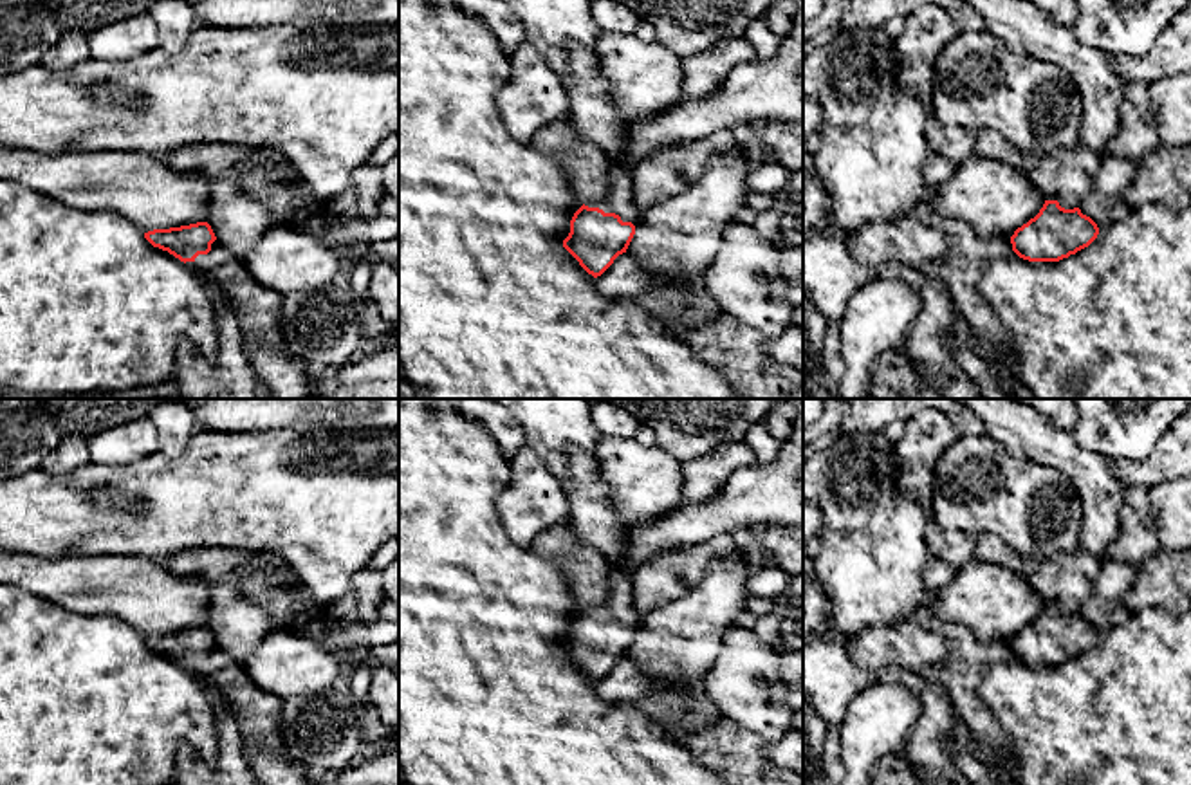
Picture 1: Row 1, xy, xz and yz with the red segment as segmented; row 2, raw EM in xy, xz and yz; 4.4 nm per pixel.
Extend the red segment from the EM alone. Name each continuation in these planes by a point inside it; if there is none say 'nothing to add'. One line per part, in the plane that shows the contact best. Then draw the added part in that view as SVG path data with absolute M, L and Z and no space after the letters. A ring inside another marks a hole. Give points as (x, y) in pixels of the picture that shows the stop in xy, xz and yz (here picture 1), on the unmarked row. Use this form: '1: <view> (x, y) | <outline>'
1: xz (619, 603) | M624 568L610 570L608 597L601 605L585 610L615 617L623 626L632 626L635 632L644 624L644 619L641 619L633 608L630 572Z

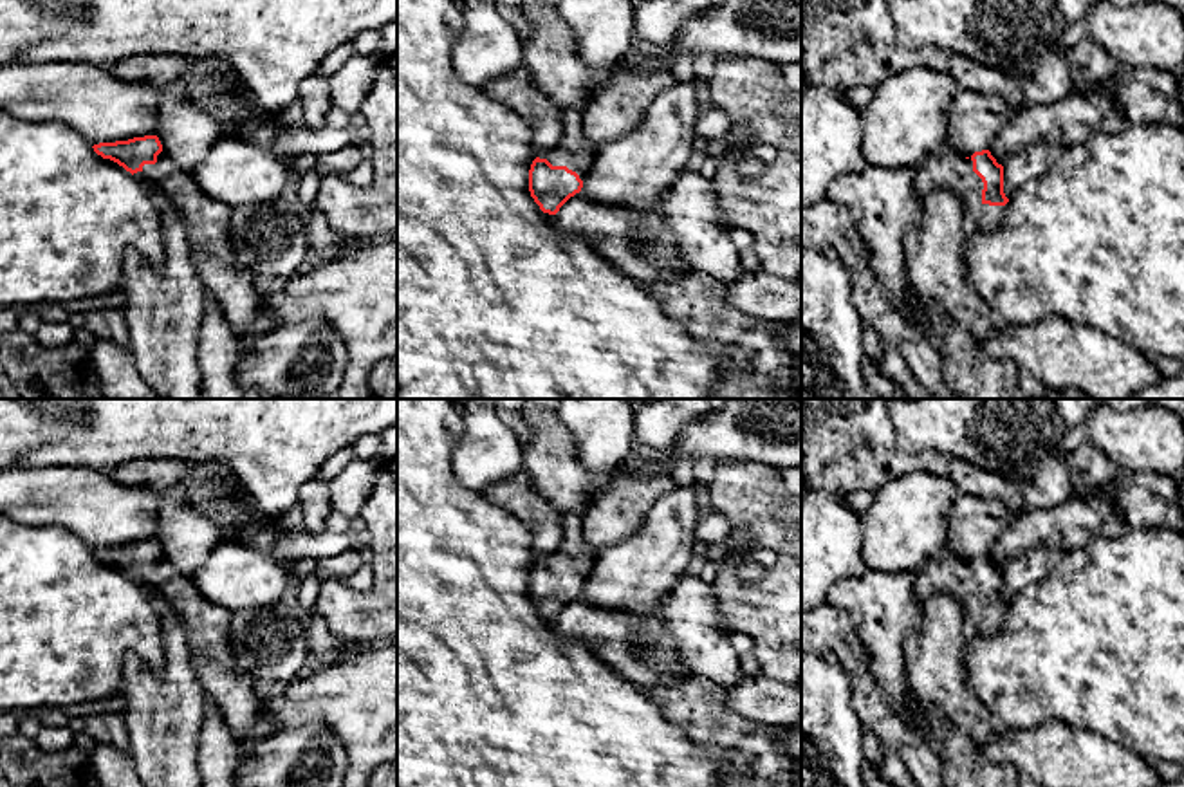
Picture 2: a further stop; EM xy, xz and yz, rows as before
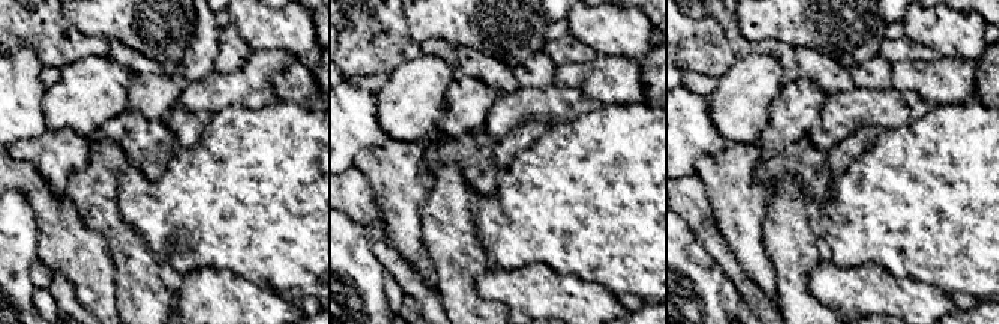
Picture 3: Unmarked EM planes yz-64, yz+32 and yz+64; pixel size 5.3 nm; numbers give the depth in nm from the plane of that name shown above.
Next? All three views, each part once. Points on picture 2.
1: yz (939, 574) | M937 554L913 576L919 599L935 594L955 597L964 612L969 630L996 634L1002 628L1005 610L989 610L982 606L984 587L973 576L971 560L967 563L953 561Z

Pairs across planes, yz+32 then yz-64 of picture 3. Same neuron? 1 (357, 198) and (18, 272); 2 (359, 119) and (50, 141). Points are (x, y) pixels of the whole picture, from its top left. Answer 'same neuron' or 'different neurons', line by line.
1: different neurons
2: different neurons

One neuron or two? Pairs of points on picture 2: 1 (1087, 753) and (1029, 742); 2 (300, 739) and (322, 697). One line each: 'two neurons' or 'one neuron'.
1: one neuron
2: two neurons

